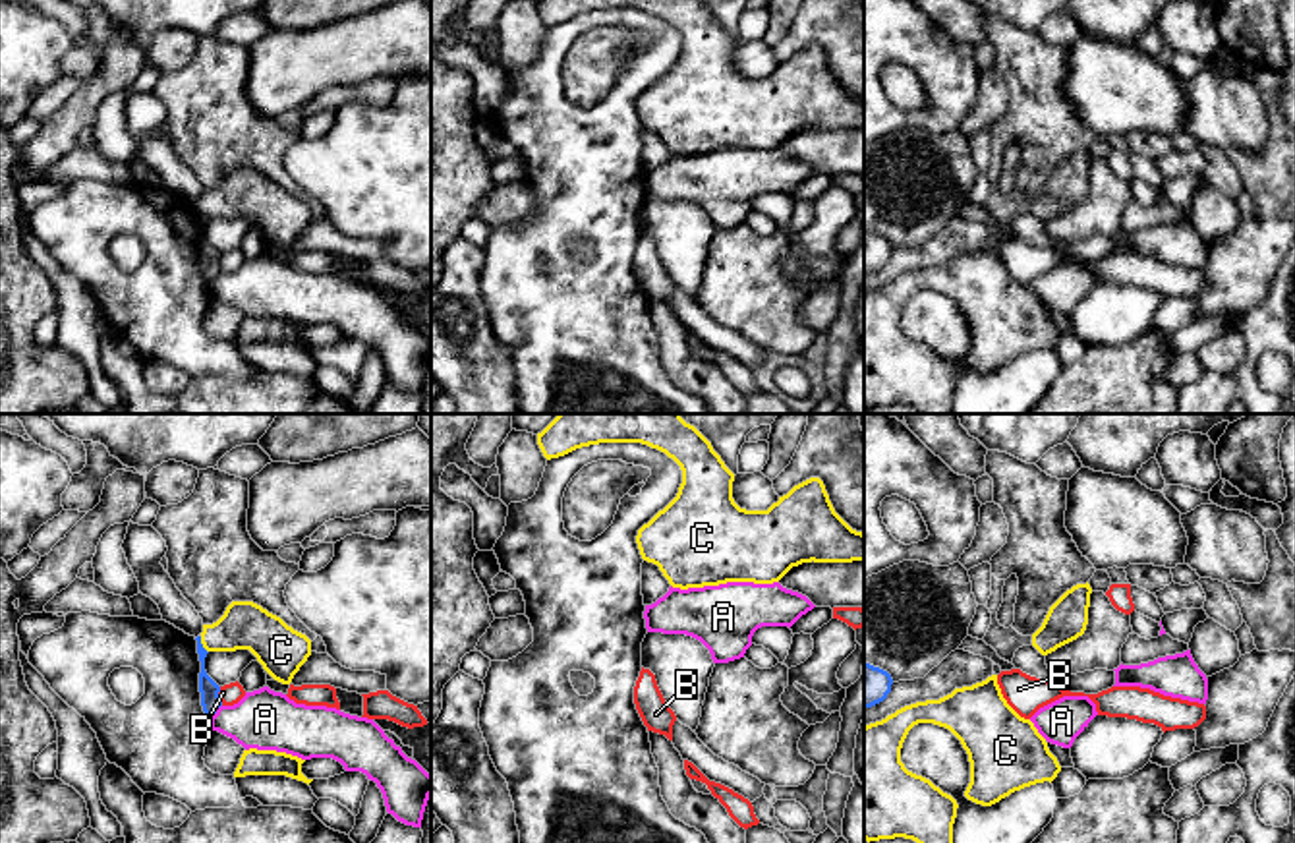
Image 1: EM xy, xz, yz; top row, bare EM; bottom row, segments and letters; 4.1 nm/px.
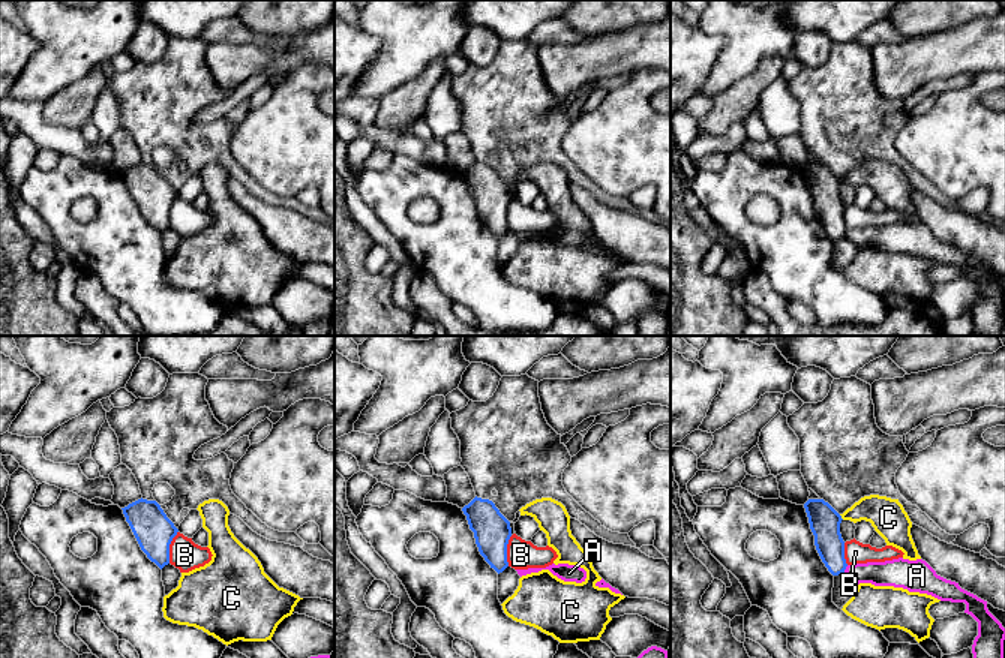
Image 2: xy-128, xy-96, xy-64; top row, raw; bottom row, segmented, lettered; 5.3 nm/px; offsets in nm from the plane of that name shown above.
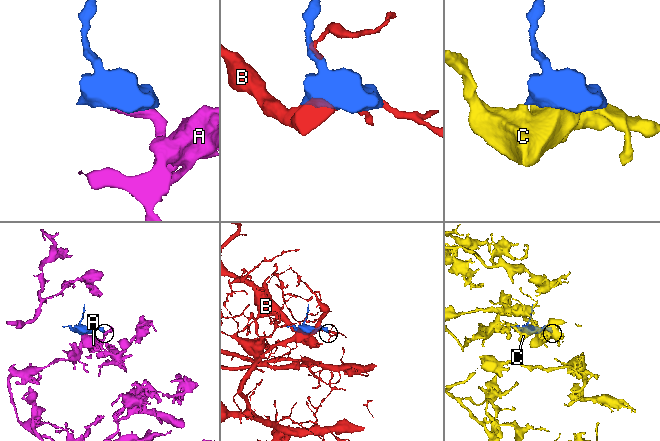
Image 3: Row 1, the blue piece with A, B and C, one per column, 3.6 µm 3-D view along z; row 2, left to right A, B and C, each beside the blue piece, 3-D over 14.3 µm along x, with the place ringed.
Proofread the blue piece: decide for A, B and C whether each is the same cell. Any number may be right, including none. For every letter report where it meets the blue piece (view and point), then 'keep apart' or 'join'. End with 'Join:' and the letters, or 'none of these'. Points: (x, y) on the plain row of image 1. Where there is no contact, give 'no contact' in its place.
A: xy (215, 279) | keep apart
B: xy (219, 263) | keep apart
C: xy (201, 211) | keep apart
Join: none of these

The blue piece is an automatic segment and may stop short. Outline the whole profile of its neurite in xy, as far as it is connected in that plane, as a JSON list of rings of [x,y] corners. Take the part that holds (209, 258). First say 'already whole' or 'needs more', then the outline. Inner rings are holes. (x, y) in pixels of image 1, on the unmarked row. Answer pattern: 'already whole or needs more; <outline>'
already whole; [[[197,203],[195,207],[197,207],[199,228],[201,228],[201,240],[199,240],[201,273],[205,282],[213,284],[216,276],[222,273],[218,263],[220,253],[205,238],[205,224],[209,218],[203,215],[201,203]]]

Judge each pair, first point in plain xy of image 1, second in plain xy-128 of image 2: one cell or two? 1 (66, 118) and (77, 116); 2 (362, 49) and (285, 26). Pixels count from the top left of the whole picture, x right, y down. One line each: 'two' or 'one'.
1: one
2: two

